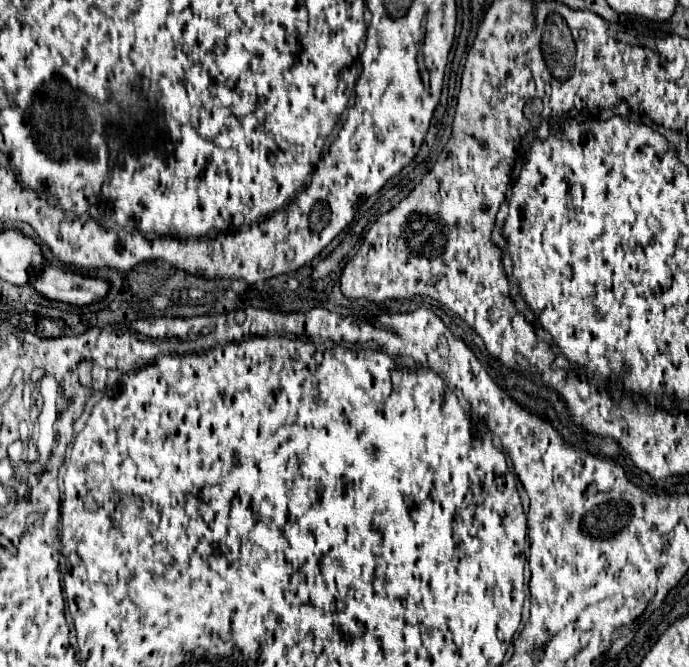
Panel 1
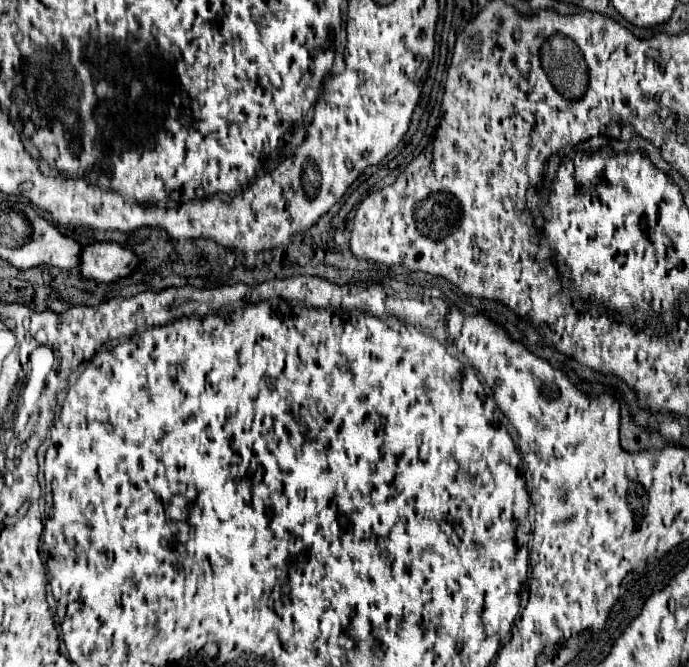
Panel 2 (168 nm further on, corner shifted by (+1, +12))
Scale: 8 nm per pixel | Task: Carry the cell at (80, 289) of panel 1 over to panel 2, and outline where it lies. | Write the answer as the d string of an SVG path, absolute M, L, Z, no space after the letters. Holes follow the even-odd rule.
M112 242L88 244L82 248L78 274L84 280L116 282L128 276L138 266L138 258L128 250Z

